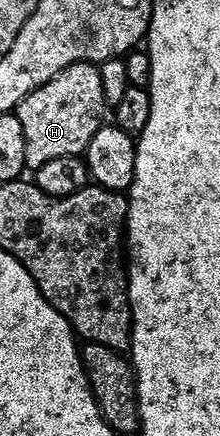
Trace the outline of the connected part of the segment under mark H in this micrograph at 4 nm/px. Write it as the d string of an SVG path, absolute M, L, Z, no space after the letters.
M73 65L62 69L56 79L32 91L16 110L24 131L27 170L44 167L44 163L52 163L52 159L82 157L88 143L92 143L92 135L102 129L102 108L106 109L107 105L97 65Z

